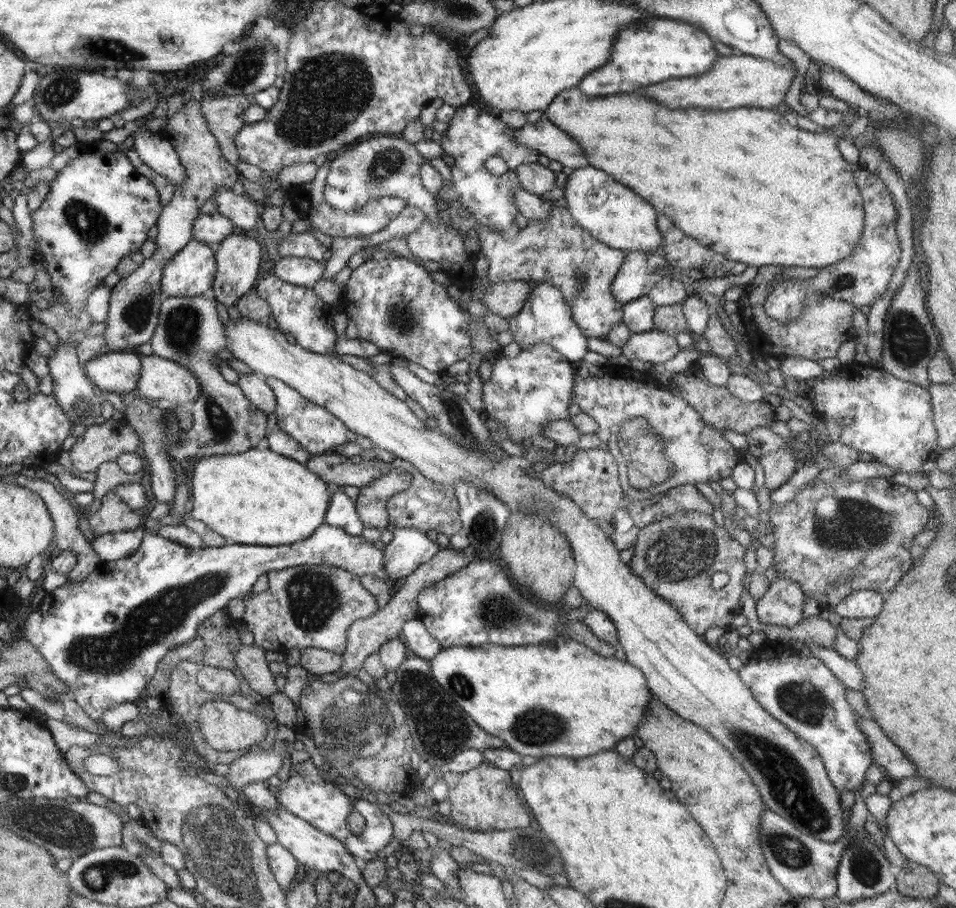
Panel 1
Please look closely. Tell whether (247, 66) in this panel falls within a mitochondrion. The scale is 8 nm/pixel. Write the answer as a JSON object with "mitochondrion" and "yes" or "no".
{"mitochondrion":"yes"}

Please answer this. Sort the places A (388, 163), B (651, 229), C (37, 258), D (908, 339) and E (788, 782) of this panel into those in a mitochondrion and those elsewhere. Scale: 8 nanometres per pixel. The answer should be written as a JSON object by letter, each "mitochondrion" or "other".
{"A":"mitochondrion","B":"other","C":"other","D":"mitochondrion","E":"mitochondrion"}

